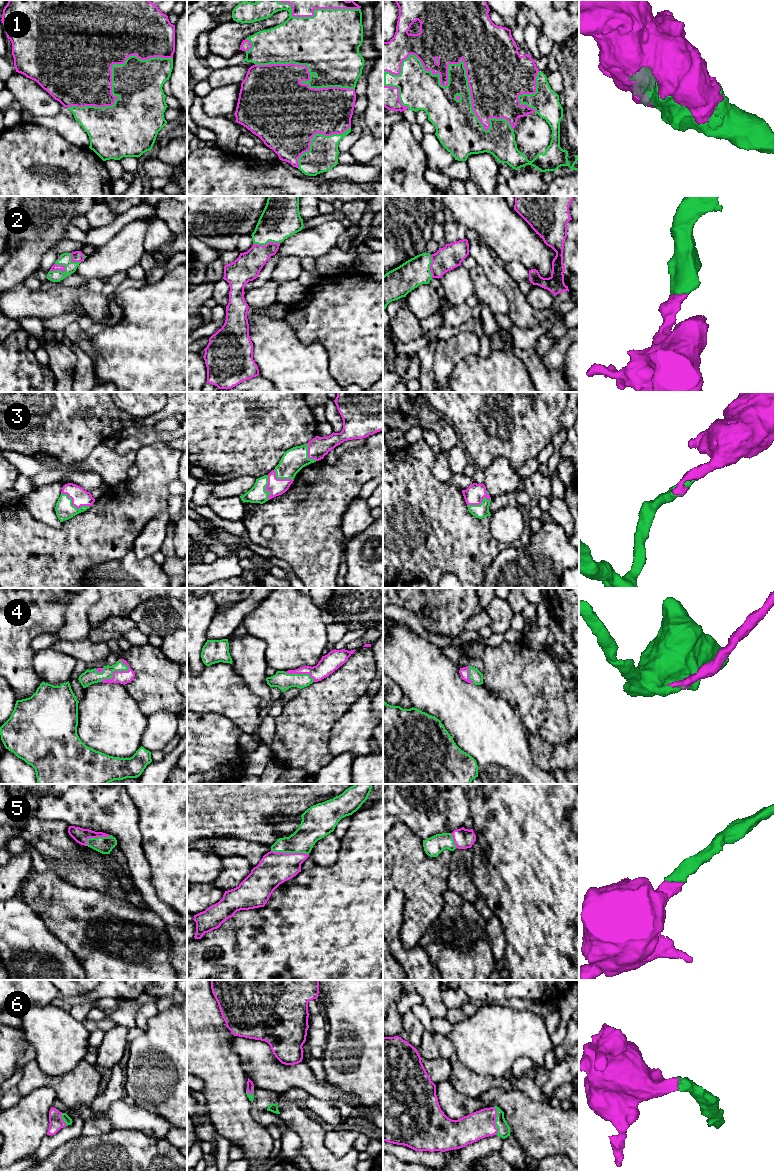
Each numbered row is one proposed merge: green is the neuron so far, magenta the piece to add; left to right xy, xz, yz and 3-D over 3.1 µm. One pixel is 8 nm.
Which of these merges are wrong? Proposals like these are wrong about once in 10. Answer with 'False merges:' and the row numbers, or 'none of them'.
False merges: none of them

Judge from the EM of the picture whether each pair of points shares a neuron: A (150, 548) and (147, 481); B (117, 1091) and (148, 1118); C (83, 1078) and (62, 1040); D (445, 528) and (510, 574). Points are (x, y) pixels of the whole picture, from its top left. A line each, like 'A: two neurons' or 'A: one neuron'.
A: two neurons
B: two neurons
C: two neurons
D: two neurons

